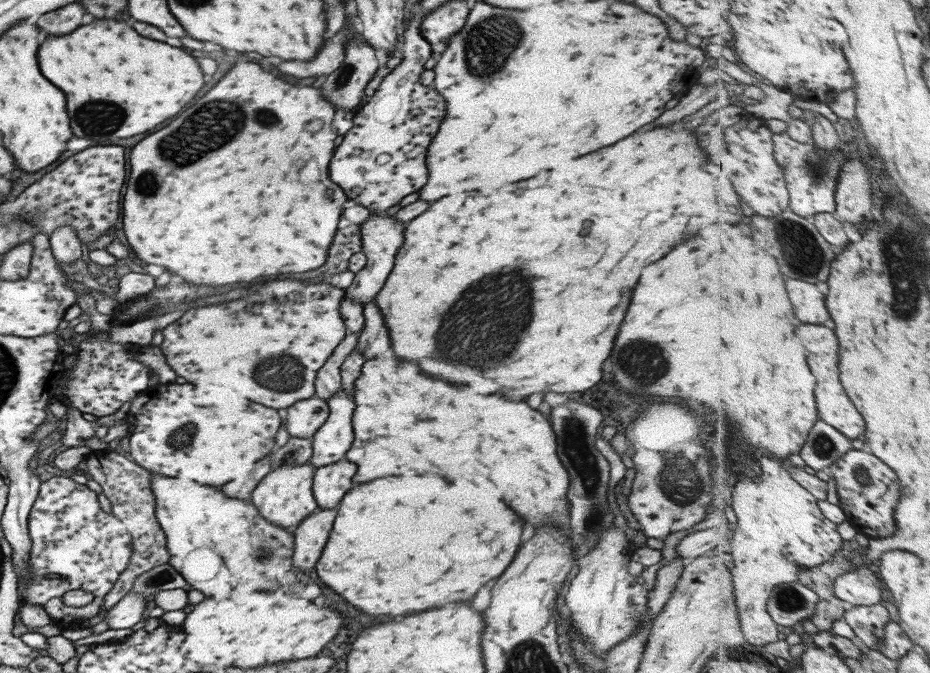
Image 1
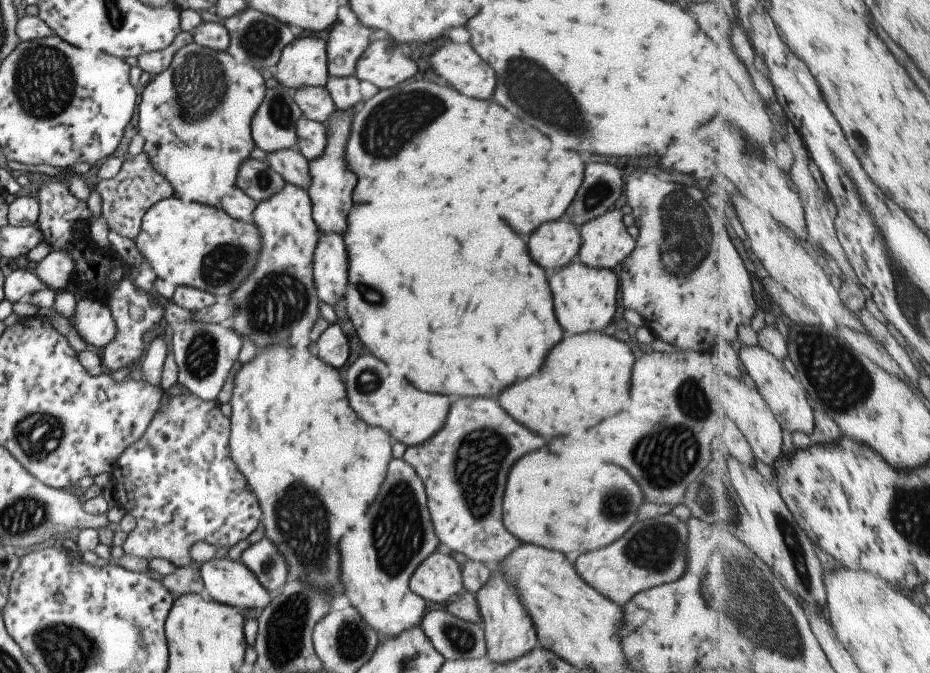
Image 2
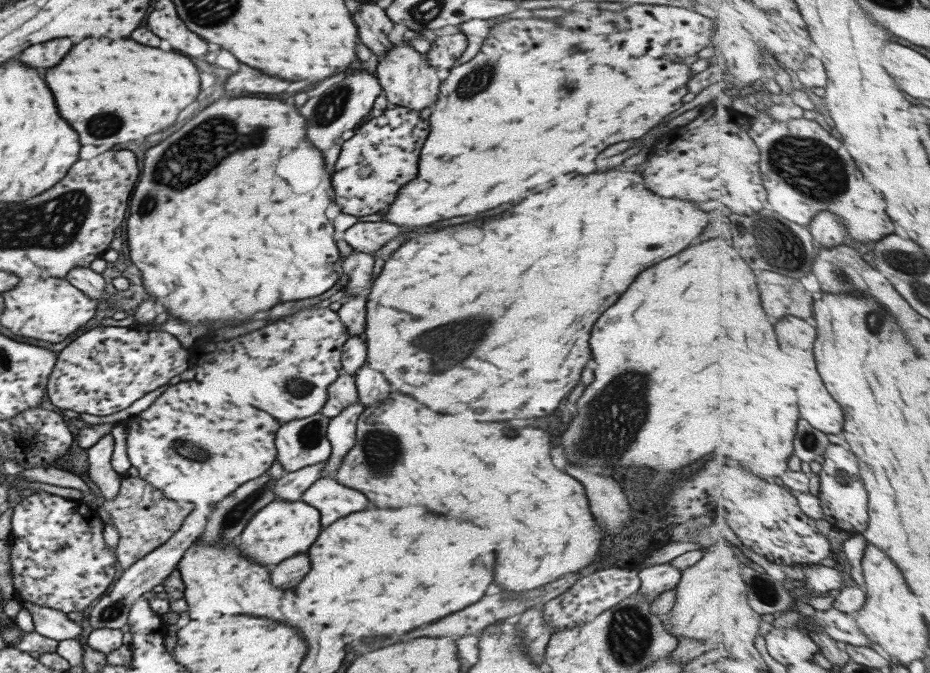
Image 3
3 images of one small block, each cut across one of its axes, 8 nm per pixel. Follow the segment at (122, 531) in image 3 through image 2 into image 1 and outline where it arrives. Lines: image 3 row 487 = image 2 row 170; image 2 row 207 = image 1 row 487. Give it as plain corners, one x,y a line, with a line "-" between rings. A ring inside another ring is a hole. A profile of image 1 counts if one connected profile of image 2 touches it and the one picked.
106,450
91,451
85,458
85,470
101,487
110,502
110,512
120,520
130,533
132,548
127,567
119,574
113,587
107,591
102,605
107,612
122,596
128,594
132,581
143,572
165,564
168,555
165,549
165,536
155,518
155,499
151,491
149,471
135,464
127,457

